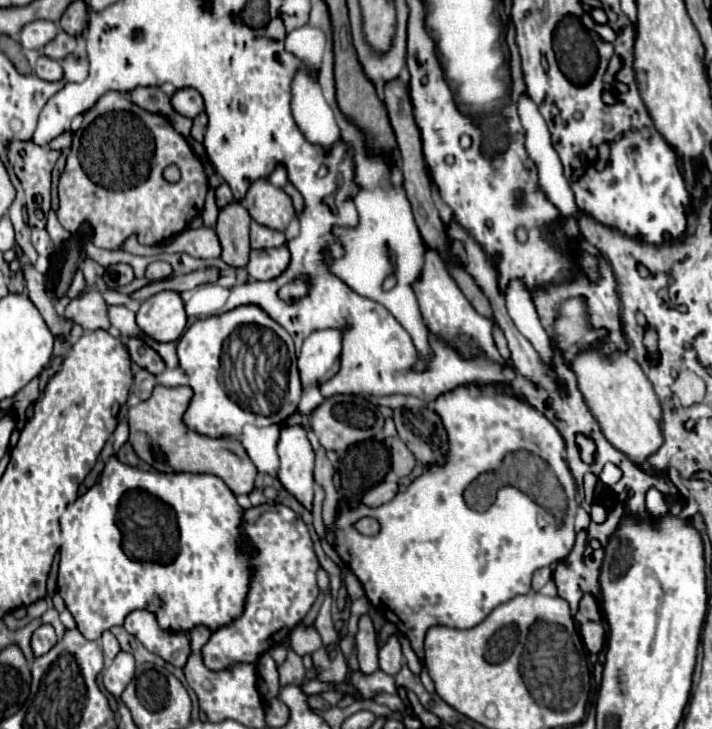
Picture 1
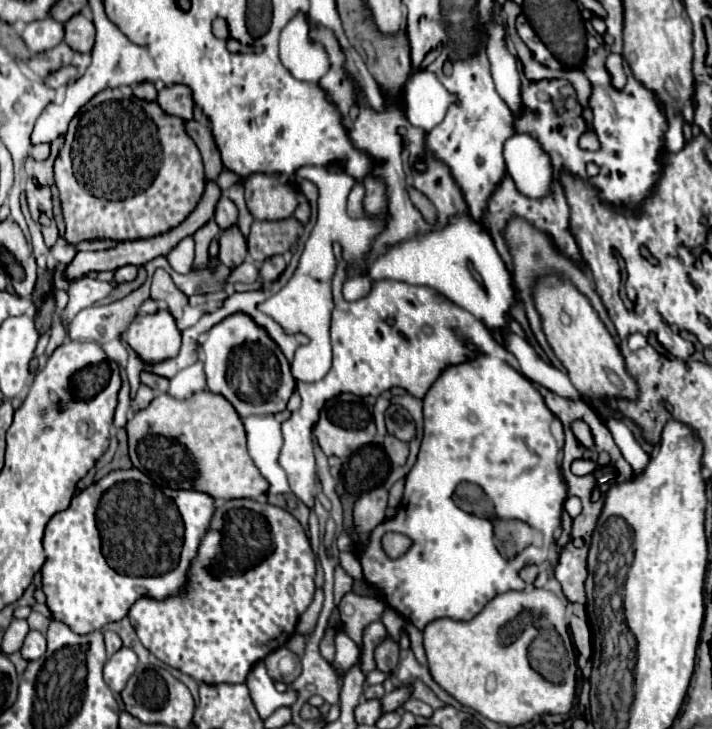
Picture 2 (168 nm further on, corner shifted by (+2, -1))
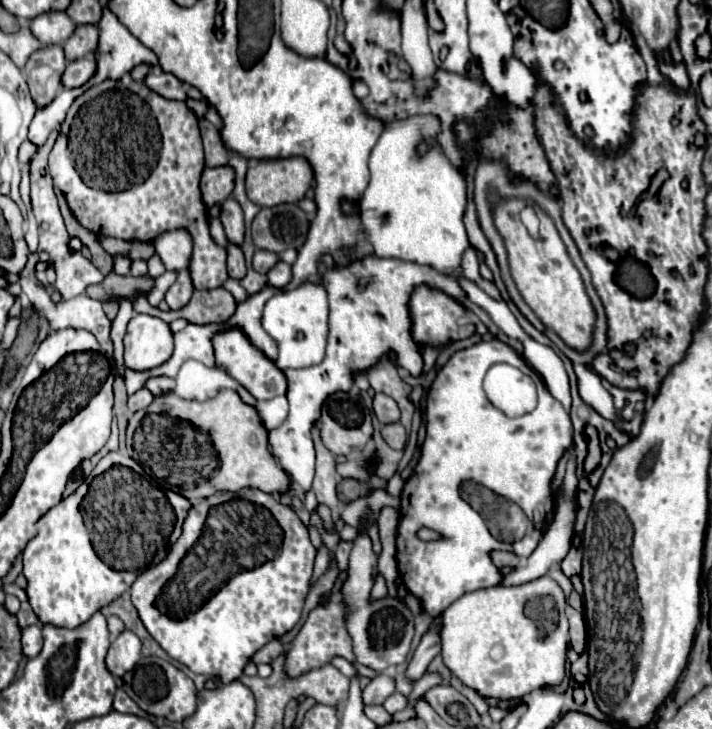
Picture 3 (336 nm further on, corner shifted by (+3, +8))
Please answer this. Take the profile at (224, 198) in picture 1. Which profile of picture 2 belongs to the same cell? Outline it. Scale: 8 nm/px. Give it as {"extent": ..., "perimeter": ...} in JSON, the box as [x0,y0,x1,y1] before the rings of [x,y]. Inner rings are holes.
{"extent":[215,196,237,230],"perimeter":[[[223,196],[217,204],[217,210],[215,210],[215,222],[221,230],[227,230],[227,226],[235,226],[237,224],[237,210],[235,210],[235,204]]]}

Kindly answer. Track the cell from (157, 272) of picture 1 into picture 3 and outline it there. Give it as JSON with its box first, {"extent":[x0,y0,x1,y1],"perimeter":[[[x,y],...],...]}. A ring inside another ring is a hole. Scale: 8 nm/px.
{"extent":[164,269,194,309],"perimeter":[[[184,269],[184,271],[178,273],[176,283],[166,291],[164,301],[166,301],[168,307],[172,307],[172,309],[182,309],[182,307],[190,301],[190,297],[192,297],[190,291],[194,291],[194,287],[192,287],[192,279],[190,279],[188,269]]]}

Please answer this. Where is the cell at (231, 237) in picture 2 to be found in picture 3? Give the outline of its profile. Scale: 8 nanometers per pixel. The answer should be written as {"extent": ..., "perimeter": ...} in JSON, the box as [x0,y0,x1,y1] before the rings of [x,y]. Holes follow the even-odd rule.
{"extent":[226,243,246,279],"perimeter":[[[228,243],[226,247],[228,251],[228,275],[232,279],[240,279],[246,275],[246,265],[244,265],[244,255],[242,255],[242,249],[234,243]]]}

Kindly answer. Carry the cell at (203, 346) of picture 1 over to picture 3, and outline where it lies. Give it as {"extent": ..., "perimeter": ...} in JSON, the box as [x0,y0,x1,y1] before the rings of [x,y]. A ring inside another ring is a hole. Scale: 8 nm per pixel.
{"extent":[212,327,288,401],"perimeter":[[[230,327],[212,337],[214,345],[214,357],[216,357],[216,369],[228,373],[232,379],[236,379],[250,395],[254,395],[258,401],[268,401],[278,395],[286,393],[288,381],[282,369],[274,365],[258,347],[252,345],[252,341],[246,337],[246,333],[240,327]]]}

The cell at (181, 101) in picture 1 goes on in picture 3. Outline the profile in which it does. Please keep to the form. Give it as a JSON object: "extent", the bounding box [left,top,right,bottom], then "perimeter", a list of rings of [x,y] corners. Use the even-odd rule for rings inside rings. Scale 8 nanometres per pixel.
{"extent":[146,73,186,101],"perimeter":[[[160,73],[160,75],[148,75],[146,77],[146,85],[156,91],[158,95],[166,97],[166,99],[176,99],[176,101],[186,101],[186,91],[184,85],[178,77],[174,77],[172,73]]]}

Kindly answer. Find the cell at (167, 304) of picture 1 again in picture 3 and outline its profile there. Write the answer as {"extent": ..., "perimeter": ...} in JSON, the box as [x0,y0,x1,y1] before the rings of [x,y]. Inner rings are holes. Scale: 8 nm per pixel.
{"extent":[124,313,174,371],"perimeter":[[[136,313],[124,337],[124,363],[134,371],[152,369],[170,359],[174,333],[160,317]]]}

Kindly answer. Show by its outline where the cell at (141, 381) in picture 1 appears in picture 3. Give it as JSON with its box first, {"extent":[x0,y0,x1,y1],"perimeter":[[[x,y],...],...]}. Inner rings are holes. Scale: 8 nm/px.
{"extent":[128,387,154,411],"perimeter":[[[142,387],[142,389],[138,389],[134,395],[128,397],[128,409],[130,409],[130,411],[144,409],[144,407],[148,407],[148,405],[152,403],[152,399],[154,399],[154,395],[152,395],[146,387]]]}

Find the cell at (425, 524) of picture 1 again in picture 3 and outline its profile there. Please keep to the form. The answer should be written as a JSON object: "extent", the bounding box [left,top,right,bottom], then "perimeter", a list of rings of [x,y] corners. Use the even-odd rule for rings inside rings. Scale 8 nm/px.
{"extent":[396,339,572,619],"perimeter":[[[498,339],[480,341],[468,349],[456,351],[448,359],[448,363],[438,371],[432,383],[428,395],[426,419],[428,419],[428,431],[426,431],[426,441],[422,445],[422,455],[410,479],[404,483],[402,497],[400,497],[400,523],[396,529],[396,561],[398,561],[402,583],[414,597],[420,599],[424,613],[434,619],[438,617],[438,613],[442,613],[442,609],[446,609],[446,605],[450,605],[450,601],[462,597],[462,593],[470,593],[474,589],[494,587],[502,583],[504,575],[492,563],[490,551],[511,551],[520,558],[528,558],[538,545],[536,533],[514,543],[503,543],[490,537],[490,533],[486,533],[486,523],[482,521],[482,517],[478,517],[478,513],[474,513],[474,509],[470,509],[470,505],[466,505],[466,501],[458,497],[458,485],[468,479],[482,481],[482,485],[486,485],[494,493],[512,499],[516,505],[522,505],[524,511],[538,511],[540,515],[544,515],[544,499],[552,495],[552,477],[556,473],[556,463],[562,457],[562,453],[572,445],[572,423],[564,407],[550,395],[550,391],[546,389],[538,373],[530,369],[514,349],[510,349]],[[500,361],[514,365],[536,383],[538,405],[532,413],[510,419],[488,401],[482,387],[484,375],[492,365]],[[422,525],[440,533],[440,539],[428,543],[416,539],[416,531]]]}

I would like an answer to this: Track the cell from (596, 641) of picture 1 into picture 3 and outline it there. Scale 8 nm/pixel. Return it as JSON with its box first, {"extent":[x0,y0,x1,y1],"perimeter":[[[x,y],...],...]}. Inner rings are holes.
{"extent":[566,605,586,653],"perimeter":[[[566,605],[566,615],[570,621],[570,645],[576,653],[582,653],[586,647],[586,623],[580,611]]]}

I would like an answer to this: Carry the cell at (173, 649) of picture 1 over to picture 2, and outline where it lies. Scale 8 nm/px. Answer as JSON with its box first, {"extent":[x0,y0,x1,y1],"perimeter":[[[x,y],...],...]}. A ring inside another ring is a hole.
{"extent":[129,498,315,684],"perimeter":[[[251,498],[227,500],[217,504],[211,526],[203,536],[203,542],[199,542],[199,554],[187,570],[183,590],[165,600],[147,596],[139,598],[129,610],[129,620],[143,646],[171,668],[177,668],[205,684],[239,684],[245,682],[249,670],[259,660],[287,644],[295,634],[299,616],[313,600],[313,580],[315,554],[297,518],[267,502]]]}

